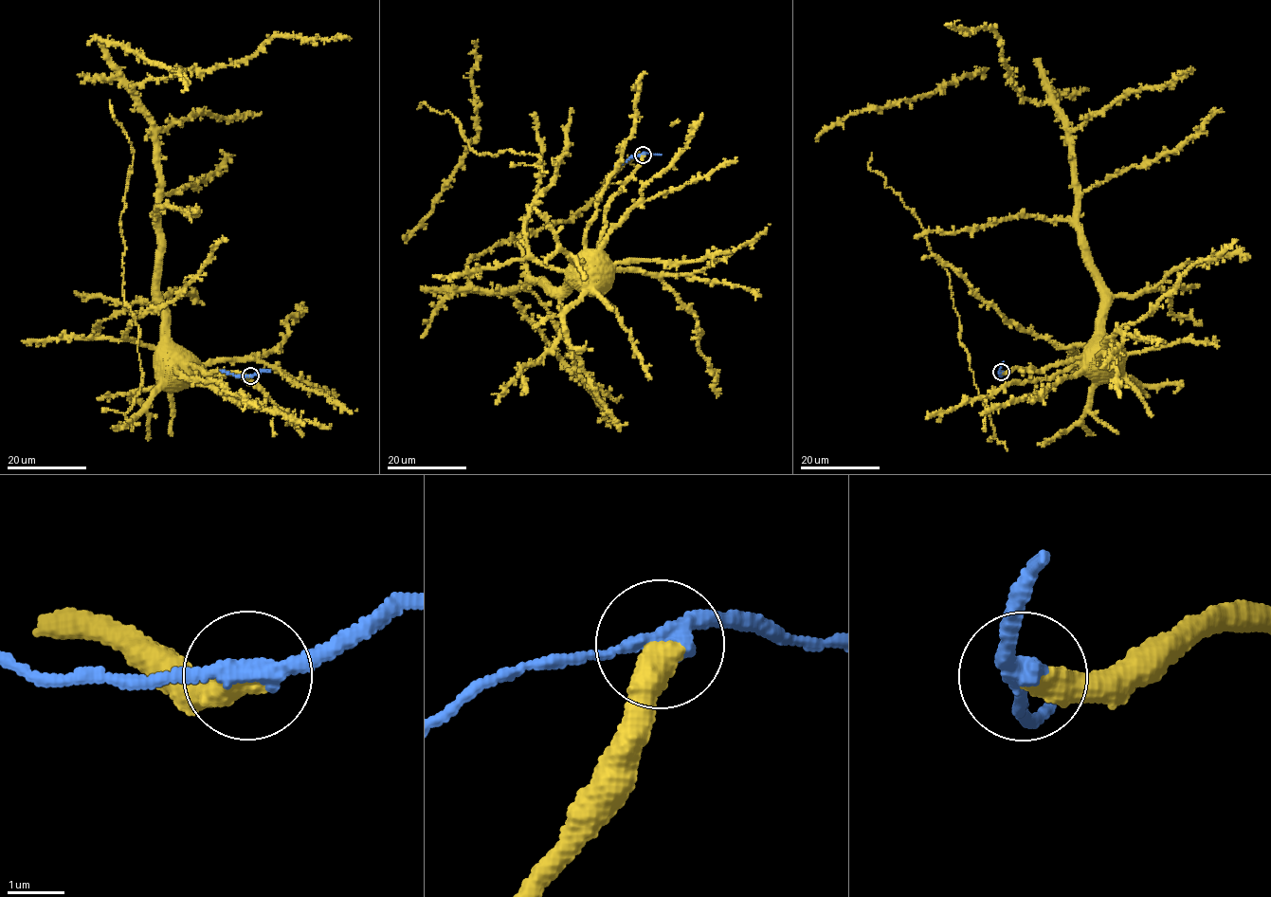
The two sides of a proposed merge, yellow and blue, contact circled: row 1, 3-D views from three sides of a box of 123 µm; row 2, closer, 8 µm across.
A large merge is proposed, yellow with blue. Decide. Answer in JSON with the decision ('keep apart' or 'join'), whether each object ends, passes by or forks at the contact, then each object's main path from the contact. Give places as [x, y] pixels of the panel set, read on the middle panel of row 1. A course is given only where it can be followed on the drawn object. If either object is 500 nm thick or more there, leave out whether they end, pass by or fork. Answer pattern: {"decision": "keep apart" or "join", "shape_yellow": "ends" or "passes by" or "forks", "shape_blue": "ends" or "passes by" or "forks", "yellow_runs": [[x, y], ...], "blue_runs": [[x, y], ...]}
{"decision": "keep apart", "shape_yellow": "ends", "shape_blue": "passes by", "yellow_runs": [[644, 155], [641, 165], [608, 202], [605, 231], [598, 247], [590, 256]], "blue_runs": [[644, 155], [629, 156], [614, 166]]}

